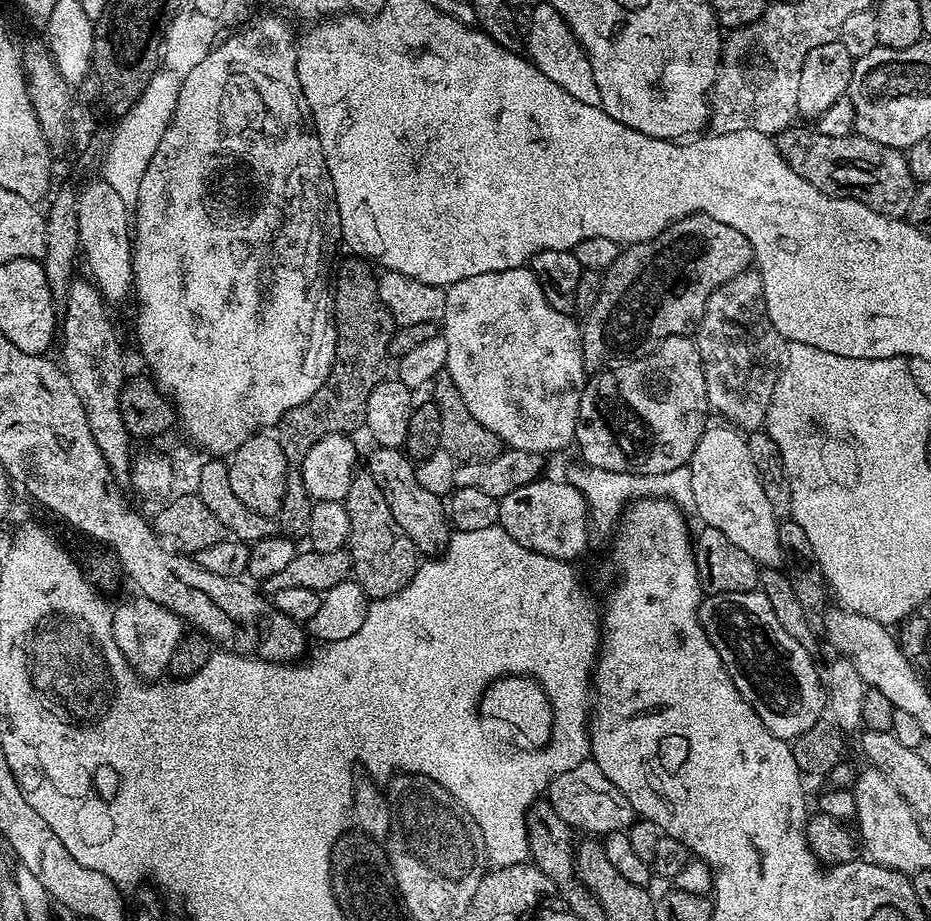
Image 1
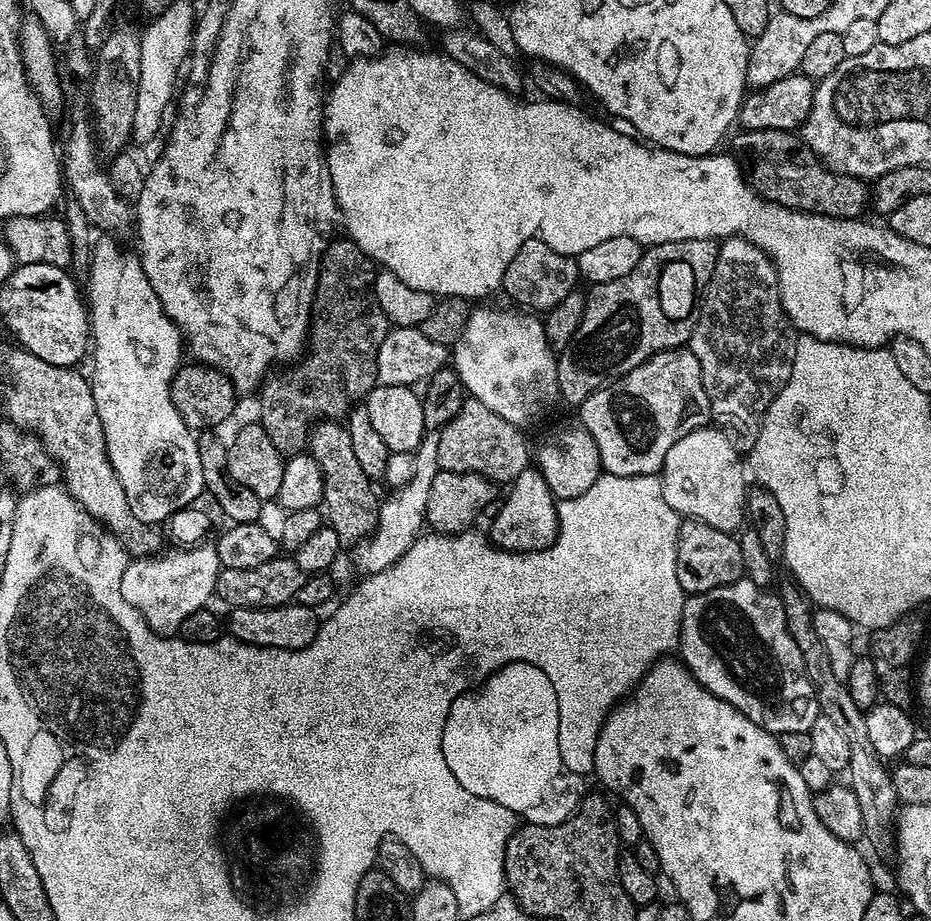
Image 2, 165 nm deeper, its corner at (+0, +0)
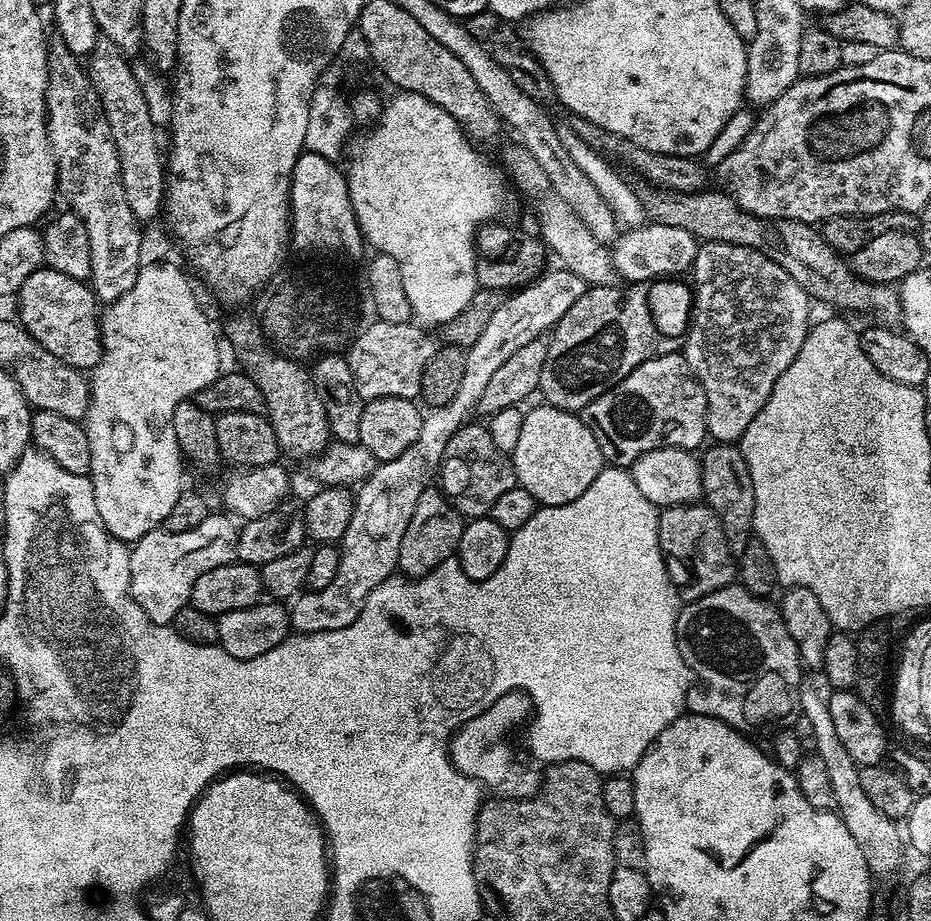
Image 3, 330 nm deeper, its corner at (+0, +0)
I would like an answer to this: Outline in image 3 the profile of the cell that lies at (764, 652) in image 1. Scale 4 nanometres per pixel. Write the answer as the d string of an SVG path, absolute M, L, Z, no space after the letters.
M733 582L727 588L718 590L714 594L706 594L702 598L685 603L681 607L680 616L676 620L676 641L678 642L678 650L686 662L692 679L686 694L686 708L691 715L718 718L732 728L749 730L748 728L760 728L763 724L776 724L779 720L784 720L789 715L788 720L799 709L800 689L802 687L802 681L800 681L802 661L798 654L798 646L794 642L794 638L790 638L790 630L786 630L786 622L780 617L779 607L775 603L768 603L772 602L769 602L765 597L756 596L754 593L746 591L739 583Z

